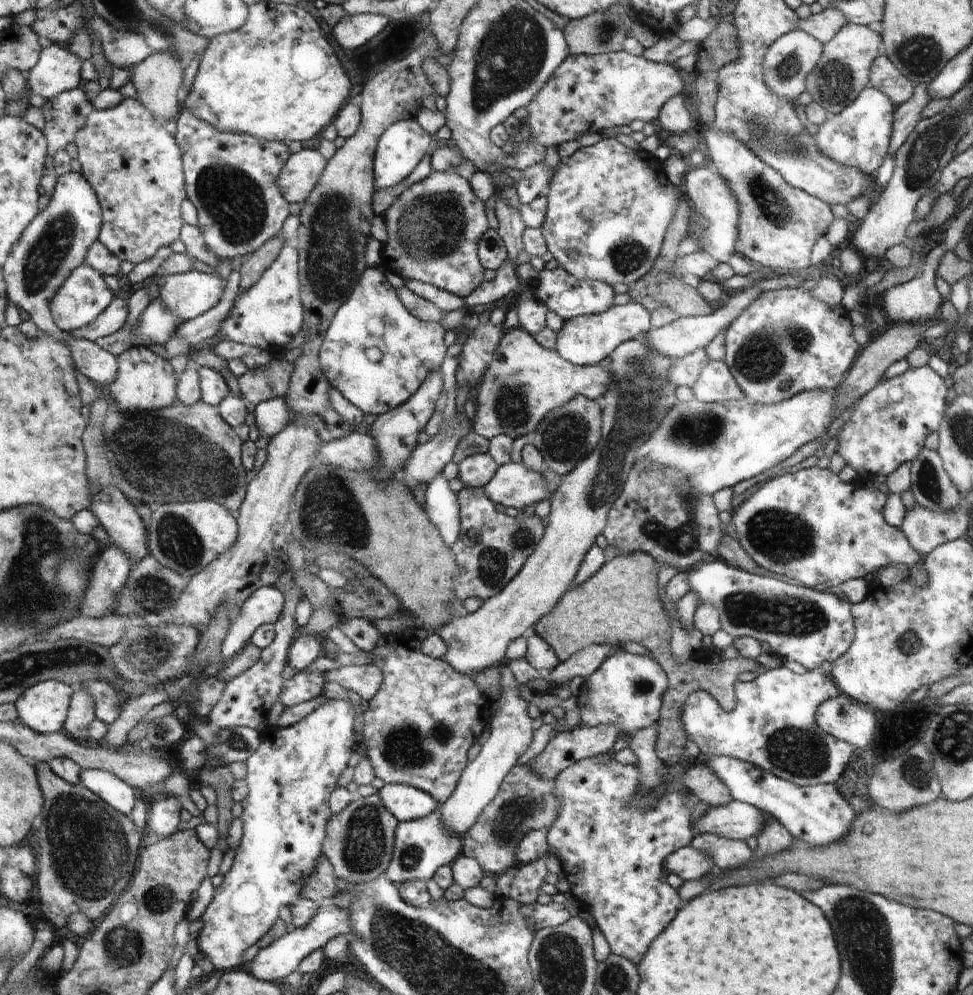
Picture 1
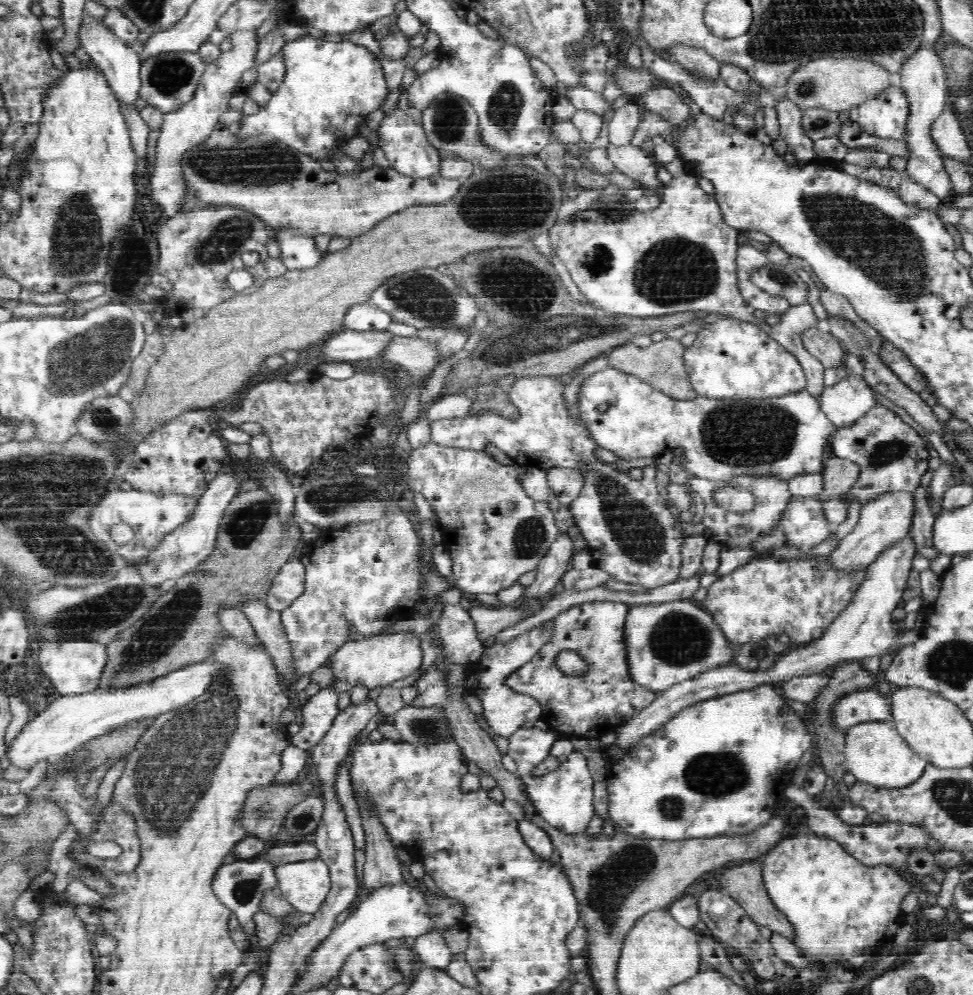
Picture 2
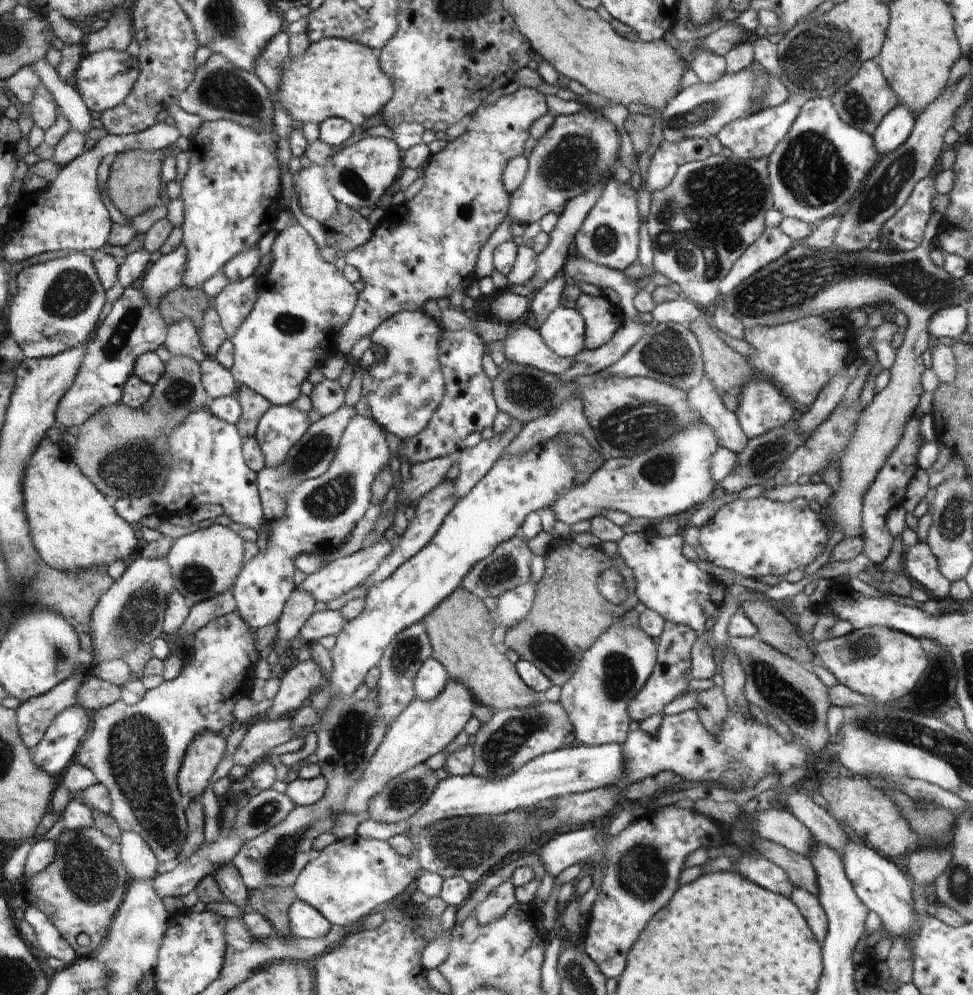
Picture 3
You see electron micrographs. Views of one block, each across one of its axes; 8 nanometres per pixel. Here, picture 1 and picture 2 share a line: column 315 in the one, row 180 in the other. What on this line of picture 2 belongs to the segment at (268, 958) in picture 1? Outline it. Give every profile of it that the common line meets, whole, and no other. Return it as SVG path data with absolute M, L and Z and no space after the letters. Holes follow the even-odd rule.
M924 39L924 44L918 47L917 51L910 55L904 66L901 67L896 80L909 104L909 115L905 122L904 132L904 141L909 150L905 172L910 179L930 189L940 200L946 200L946 196L954 194L952 181L950 181L950 175L942 161L944 154L940 152L939 146L936 145L935 139L931 135L932 125L936 118L940 116L945 105L949 104L947 74L942 62L943 60L934 50L934 46L930 46L930 43Z

